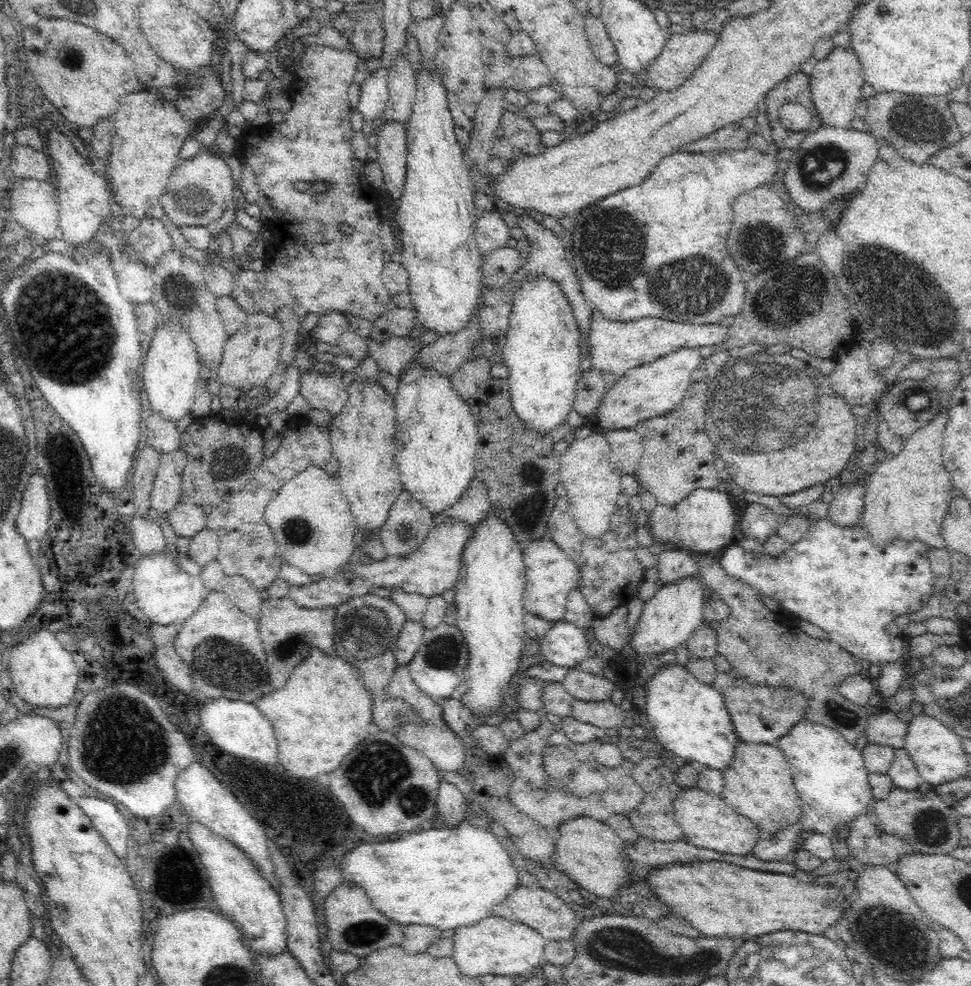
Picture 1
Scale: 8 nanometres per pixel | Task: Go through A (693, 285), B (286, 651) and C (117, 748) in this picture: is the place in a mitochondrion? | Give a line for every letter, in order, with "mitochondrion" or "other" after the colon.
A: mitochondrion
B: mitochondrion
C: mitochondrion

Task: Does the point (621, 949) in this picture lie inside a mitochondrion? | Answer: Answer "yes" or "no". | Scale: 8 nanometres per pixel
yes

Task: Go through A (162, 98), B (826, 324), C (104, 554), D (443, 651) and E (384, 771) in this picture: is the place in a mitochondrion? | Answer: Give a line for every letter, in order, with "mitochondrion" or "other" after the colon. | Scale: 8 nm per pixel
A: other
B: other
C: other
D: mitochondrion
E: mitochondrion

